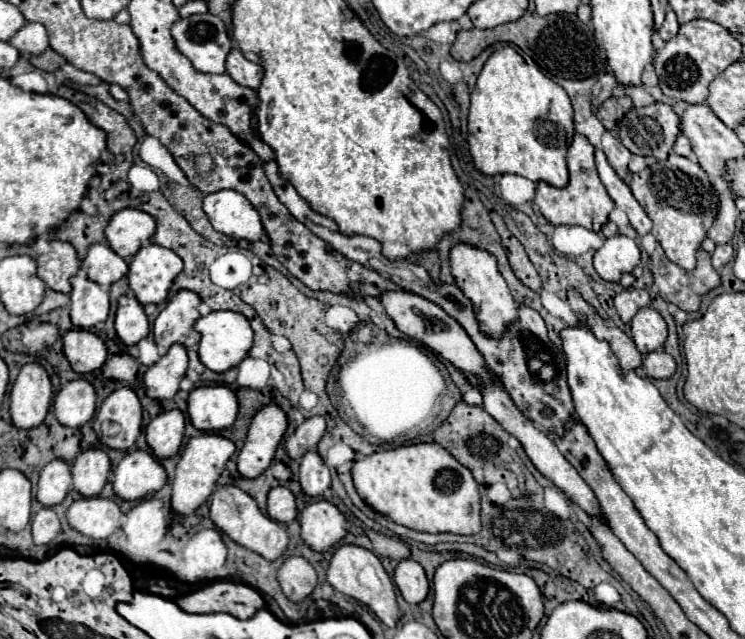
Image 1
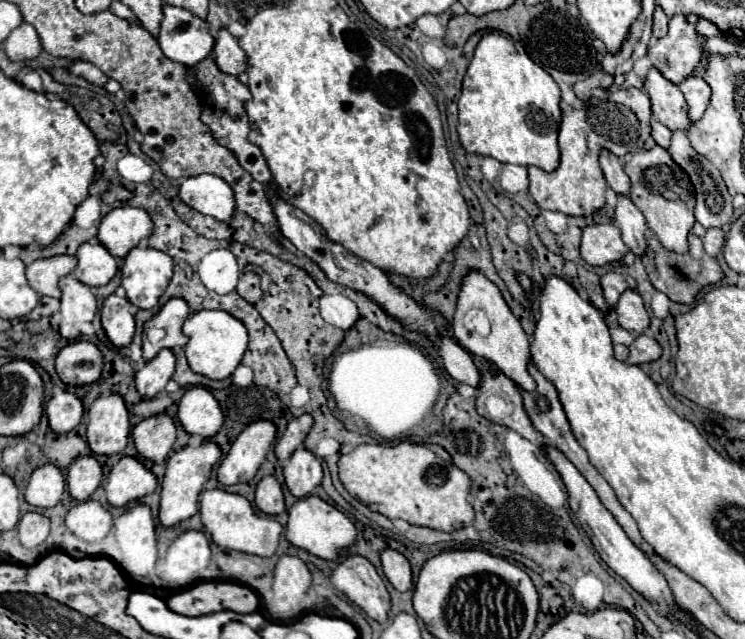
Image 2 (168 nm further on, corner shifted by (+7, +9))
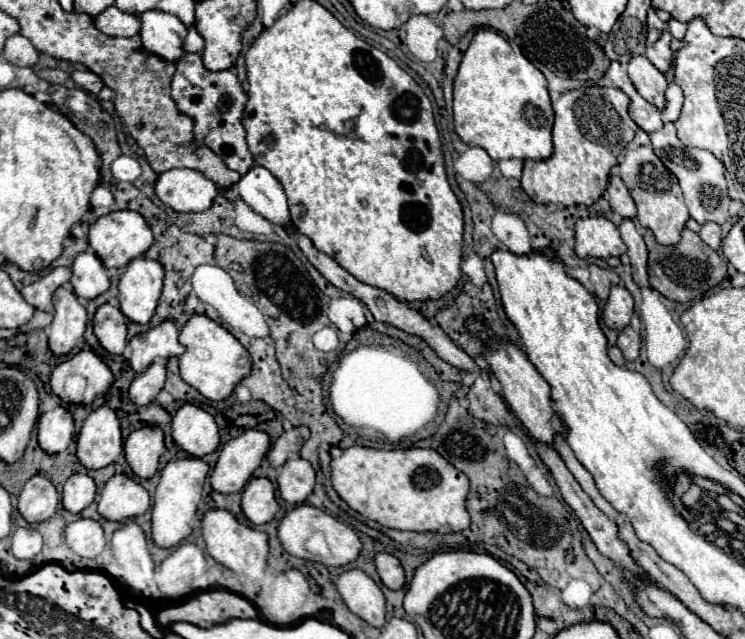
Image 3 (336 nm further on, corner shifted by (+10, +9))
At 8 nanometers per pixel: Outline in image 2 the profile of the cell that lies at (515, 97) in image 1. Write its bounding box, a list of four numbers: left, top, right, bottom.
[459,32,561,172]

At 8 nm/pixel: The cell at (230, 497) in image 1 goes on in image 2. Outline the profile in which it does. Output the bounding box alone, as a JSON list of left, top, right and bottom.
[199,490,283,556]

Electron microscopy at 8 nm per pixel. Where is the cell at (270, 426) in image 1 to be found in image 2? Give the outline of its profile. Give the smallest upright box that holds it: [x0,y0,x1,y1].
[217,420,277,484]

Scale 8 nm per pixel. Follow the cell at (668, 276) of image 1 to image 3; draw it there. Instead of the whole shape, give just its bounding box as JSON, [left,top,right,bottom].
[644,228,726,302]

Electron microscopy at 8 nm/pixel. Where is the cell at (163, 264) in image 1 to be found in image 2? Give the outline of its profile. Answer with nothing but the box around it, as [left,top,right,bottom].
[121,246,173,308]

